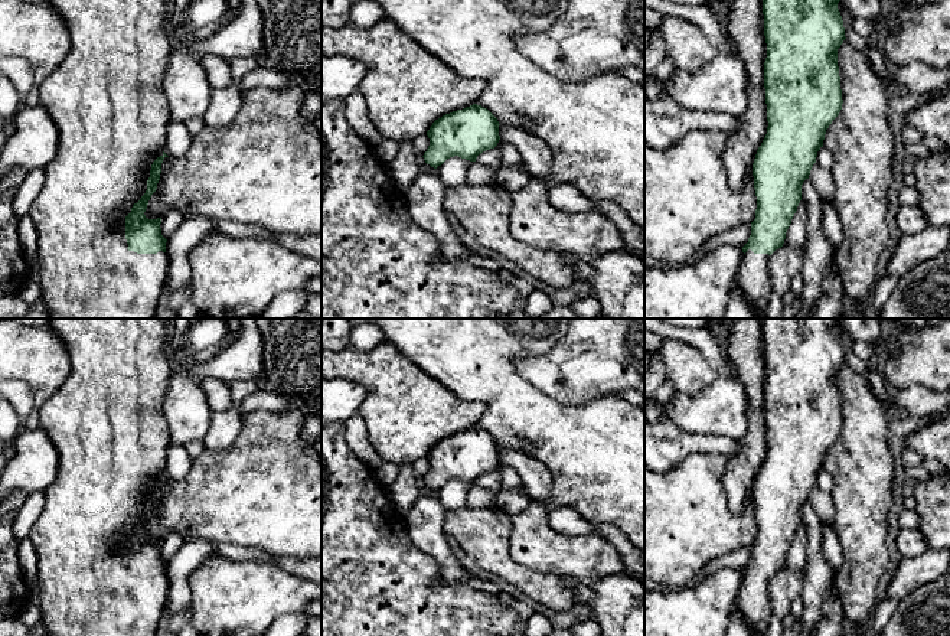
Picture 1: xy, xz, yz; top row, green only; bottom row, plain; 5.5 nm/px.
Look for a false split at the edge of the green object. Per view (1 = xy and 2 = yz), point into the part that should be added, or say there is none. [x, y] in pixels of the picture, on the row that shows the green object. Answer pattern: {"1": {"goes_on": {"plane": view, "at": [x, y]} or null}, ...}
{"1": {"goes_on": {"plane": "xy", "at": [104, 98]}}, "2": {"goes_on": {"plane": "yz", "at": [744, 26]}}}

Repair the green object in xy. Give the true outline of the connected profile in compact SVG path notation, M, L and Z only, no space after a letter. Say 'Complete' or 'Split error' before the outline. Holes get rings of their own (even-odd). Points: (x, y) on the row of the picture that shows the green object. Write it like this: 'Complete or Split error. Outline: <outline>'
Split error. Outline: M49 0L48 1L68 26L71 48L68 56L58 65L39 87L39 104L52 117L58 131L58 151L55 159L43 169L45 183L29 212L37 229L37 255L42 287L42 304L50 319L156 319L159 299L167 281L169 260L167 239L161 235L161 218L148 219L144 212L160 180L161 163L166 157L164 144L167 124L172 121L167 102L160 91L169 56L173 50L169 32L169 10L164 0Z

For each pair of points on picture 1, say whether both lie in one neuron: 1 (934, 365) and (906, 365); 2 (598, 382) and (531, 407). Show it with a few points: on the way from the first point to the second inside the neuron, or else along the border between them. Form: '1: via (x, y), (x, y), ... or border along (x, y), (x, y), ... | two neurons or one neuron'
1: via (927, 365), (913, 365) | one neuron
2: border along (525, 380), (560, 403), (587, 403) | two neurons

